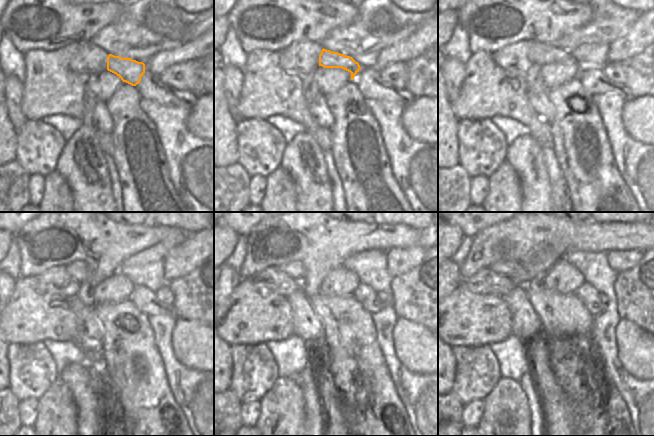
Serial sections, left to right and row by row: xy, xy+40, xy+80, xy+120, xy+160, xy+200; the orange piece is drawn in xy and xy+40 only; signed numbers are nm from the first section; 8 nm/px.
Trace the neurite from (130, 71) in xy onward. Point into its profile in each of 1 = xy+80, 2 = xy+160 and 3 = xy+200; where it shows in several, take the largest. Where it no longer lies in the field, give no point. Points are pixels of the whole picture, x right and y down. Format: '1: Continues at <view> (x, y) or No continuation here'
1: Continues at xy+80 (538, 53)
2: Continues at xy+160 (296, 270)
3: Continues at xy+200 (511, 270).

